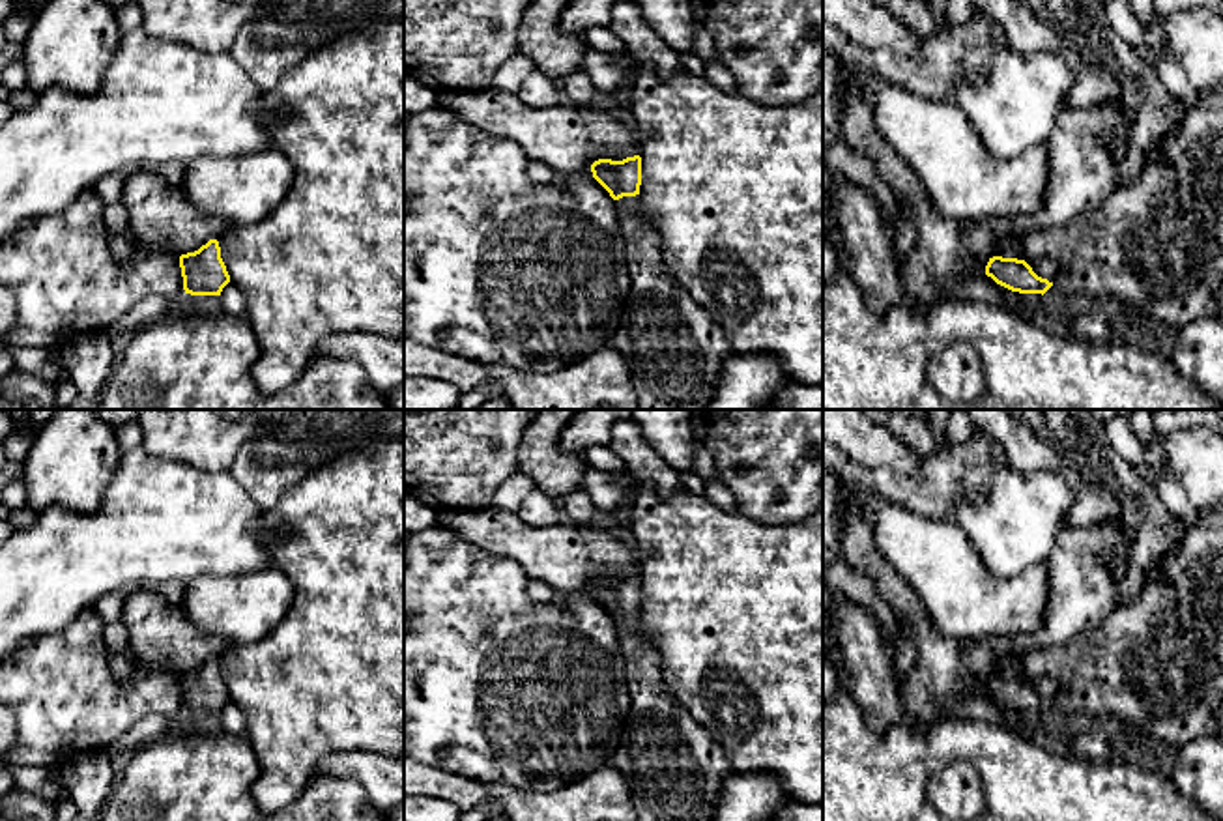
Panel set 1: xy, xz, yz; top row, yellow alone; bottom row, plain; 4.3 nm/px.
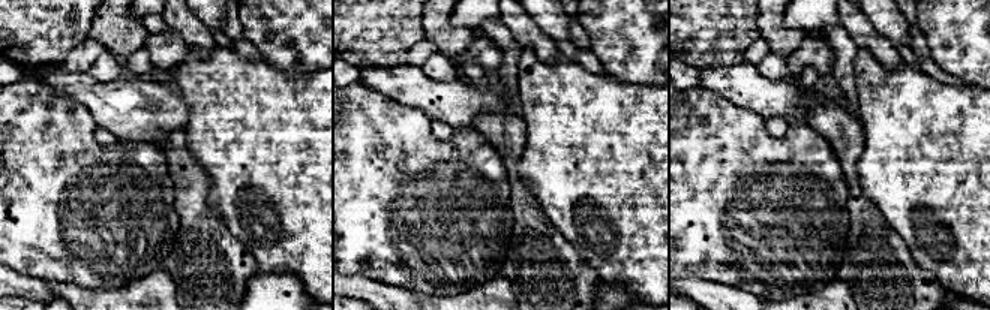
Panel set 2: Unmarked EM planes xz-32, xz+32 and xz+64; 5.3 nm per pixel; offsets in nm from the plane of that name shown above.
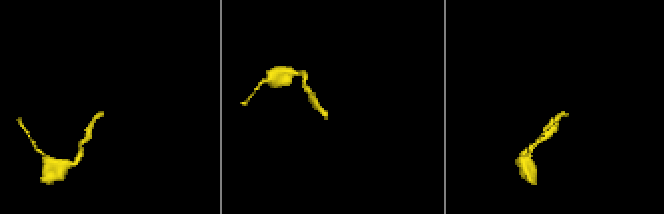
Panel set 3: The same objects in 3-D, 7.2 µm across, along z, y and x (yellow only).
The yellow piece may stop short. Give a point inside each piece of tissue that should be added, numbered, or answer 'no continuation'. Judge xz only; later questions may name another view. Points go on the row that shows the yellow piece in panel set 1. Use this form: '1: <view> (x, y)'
1: xz (674, 350)

